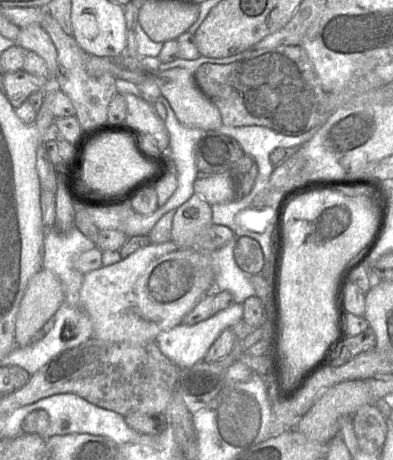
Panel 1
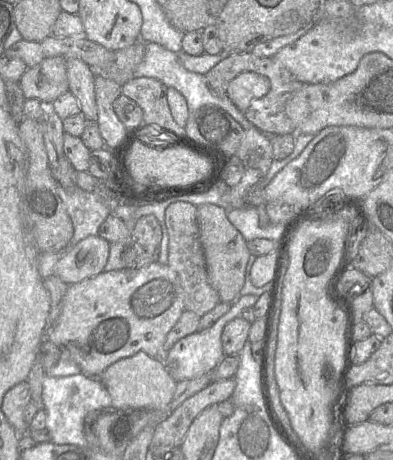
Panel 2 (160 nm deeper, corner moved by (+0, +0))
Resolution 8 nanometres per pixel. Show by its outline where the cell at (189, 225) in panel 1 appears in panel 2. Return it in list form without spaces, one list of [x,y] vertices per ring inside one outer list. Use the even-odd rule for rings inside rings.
[[[202,204],[196,209],[209,282],[219,294],[221,301],[233,303],[240,296],[245,281],[246,265],[251,255],[247,241],[231,224],[224,207],[215,204]]]

